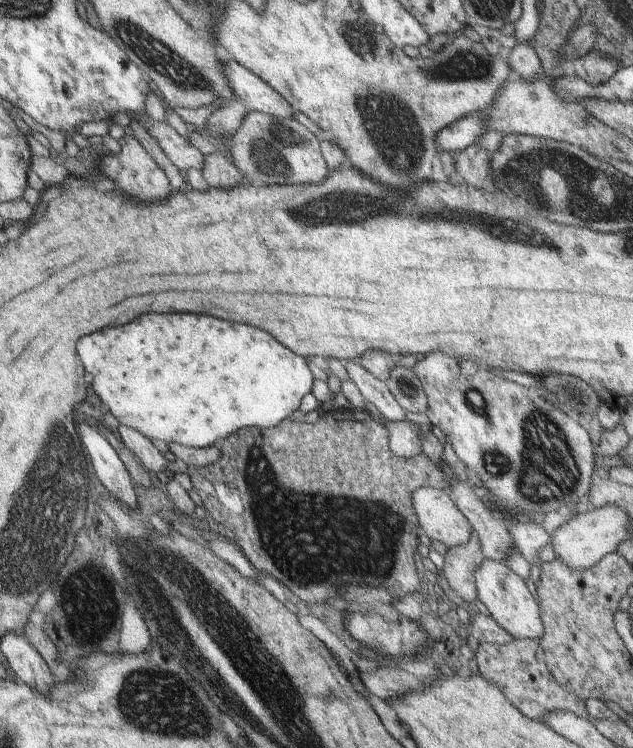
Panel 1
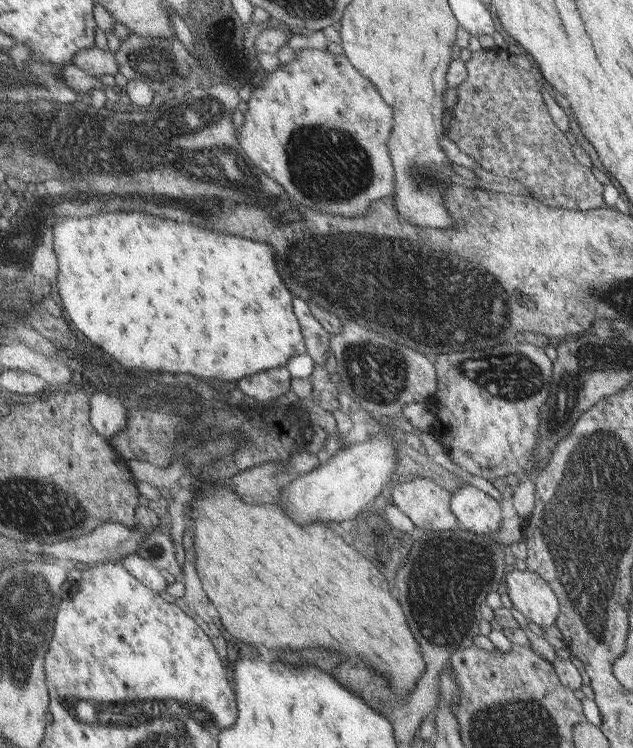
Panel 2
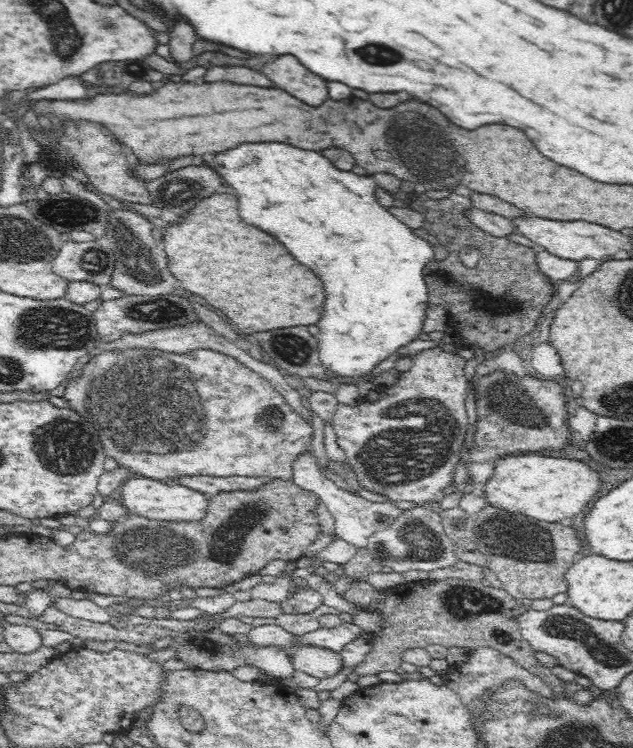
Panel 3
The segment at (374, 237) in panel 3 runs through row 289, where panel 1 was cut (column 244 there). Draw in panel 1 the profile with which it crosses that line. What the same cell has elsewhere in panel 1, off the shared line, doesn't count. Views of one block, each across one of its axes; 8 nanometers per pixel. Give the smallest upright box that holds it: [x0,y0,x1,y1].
[79,312,311,448]

